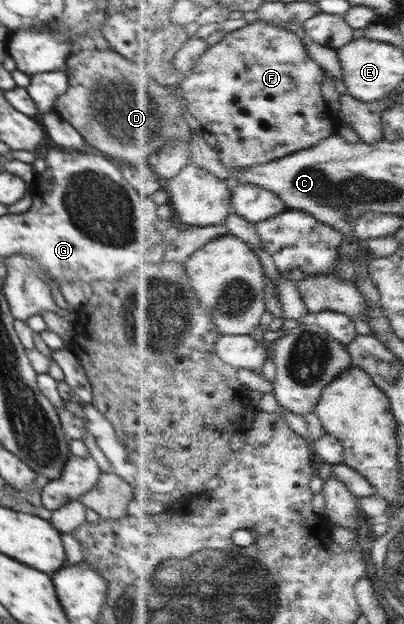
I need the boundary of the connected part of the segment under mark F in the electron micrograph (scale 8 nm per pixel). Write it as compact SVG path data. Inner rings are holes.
M254 21L240 30L228 32L221 41L212 46L202 58L196 62L194 71L187 77L181 85L180 90L184 94L187 109L200 121L203 129L206 129L210 137L215 141L220 151L222 161L228 169L232 171L244 172L248 167L270 163L272 160L280 160L287 155L302 151L308 147L318 145L322 140L327 140L332 134L338 131L340 118L328 109L328 101L324 99L322 93L322 83L324 83L326 71L320 66L318 61L312 59L312 55L306 51L304 41L293 33L293 31L282 29L275 24Z

